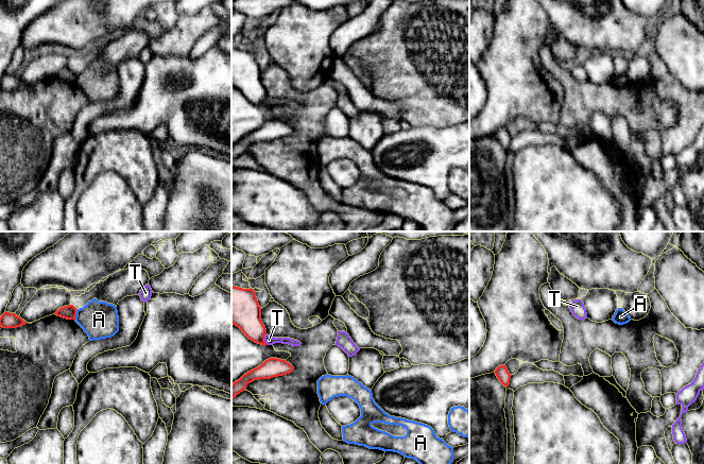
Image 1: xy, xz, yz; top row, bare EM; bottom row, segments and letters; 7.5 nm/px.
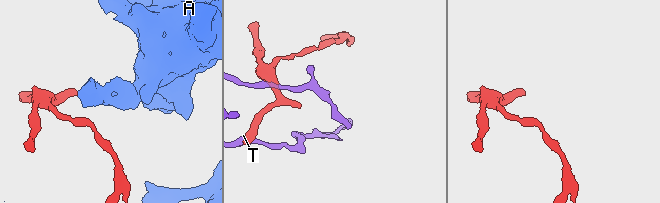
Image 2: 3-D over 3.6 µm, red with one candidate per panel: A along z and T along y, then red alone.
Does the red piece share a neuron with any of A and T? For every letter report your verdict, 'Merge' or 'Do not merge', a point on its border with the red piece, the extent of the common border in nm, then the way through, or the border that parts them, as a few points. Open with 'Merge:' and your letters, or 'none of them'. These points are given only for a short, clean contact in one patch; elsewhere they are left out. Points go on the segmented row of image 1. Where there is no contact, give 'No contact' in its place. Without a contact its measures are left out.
Merge: none of them
A: Do not merge. Touches red at xy (75, 314). Shared border 80 nm. Boundary: xy (78, 309), (74, 319)
T: Do not merge. Touches red at xz (263, 339). Shared border 90 nm

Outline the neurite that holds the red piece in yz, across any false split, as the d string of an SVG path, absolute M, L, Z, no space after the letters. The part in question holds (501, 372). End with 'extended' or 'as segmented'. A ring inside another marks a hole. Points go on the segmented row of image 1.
M500 365L495 370L495 374L497 376L497 378L499 379L499 381L505 386L508 388L510 384L510 379L511 379L511 374L508 371L505 365Z | as segmented

